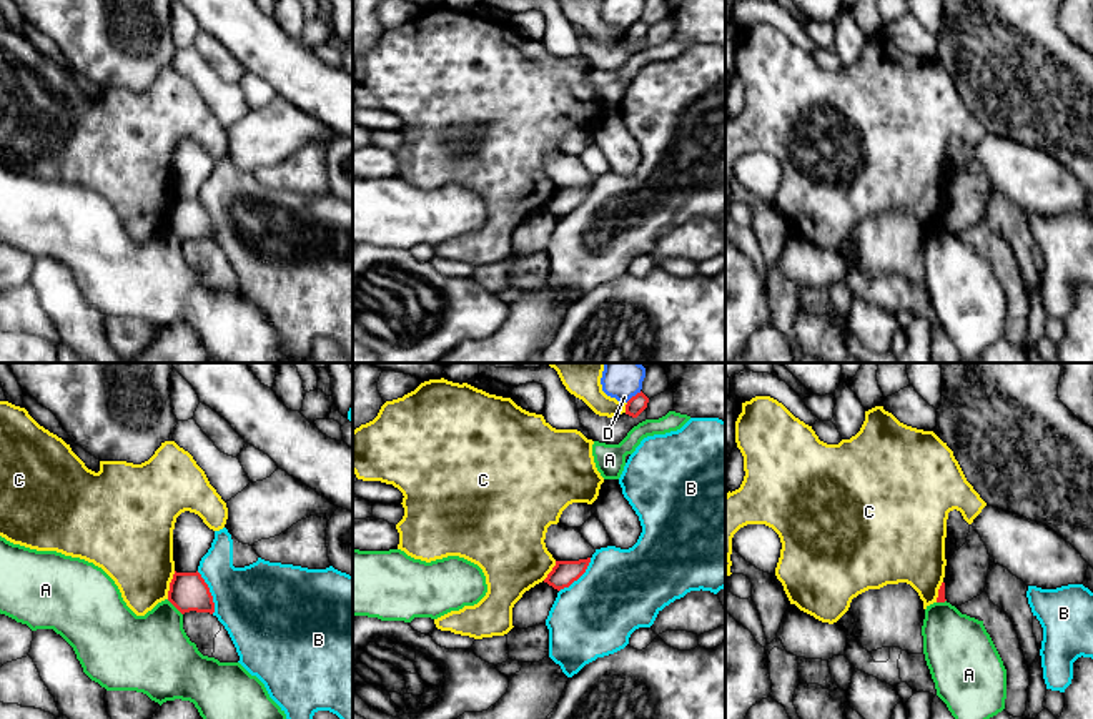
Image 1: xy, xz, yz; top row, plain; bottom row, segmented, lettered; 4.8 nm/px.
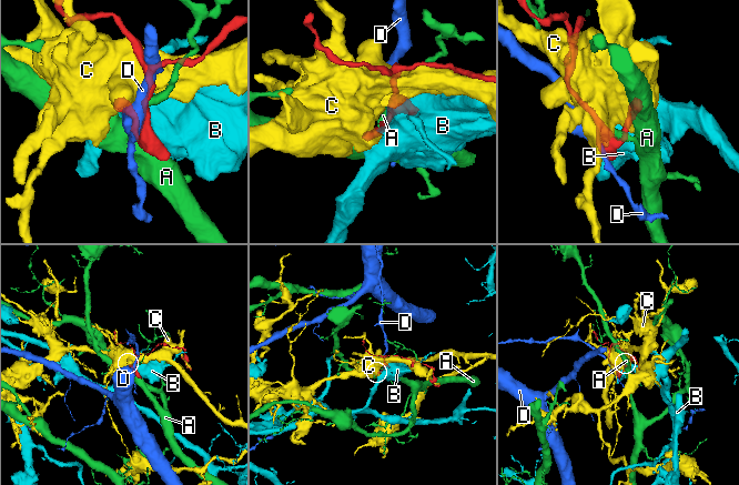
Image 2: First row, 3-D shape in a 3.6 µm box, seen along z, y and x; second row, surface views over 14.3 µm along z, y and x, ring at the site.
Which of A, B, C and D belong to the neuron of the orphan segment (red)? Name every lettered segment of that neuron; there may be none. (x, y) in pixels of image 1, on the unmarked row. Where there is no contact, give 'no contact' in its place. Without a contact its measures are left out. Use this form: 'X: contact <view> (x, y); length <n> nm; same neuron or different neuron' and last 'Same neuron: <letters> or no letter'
A: contact xy (175, 233); length 110 nm; different neuron
B: contact xy (210, 220); length 220 nm; different neuron
C: contact xy (170, 212); length 140 nm; different neuron
D: contact xz (633, 24); length 90 nm; different neuron
Same neuron: no letter

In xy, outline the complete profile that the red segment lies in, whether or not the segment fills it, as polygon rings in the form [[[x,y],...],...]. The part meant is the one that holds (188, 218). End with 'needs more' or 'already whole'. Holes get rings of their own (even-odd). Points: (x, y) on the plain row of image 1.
[[[190,138],[176,145],[173,156],[175,201],[170,210],[168,228],[181,240],[215,240],[213,223],[198,200],[201,185],[211,175],[215,158]]] | needs more

